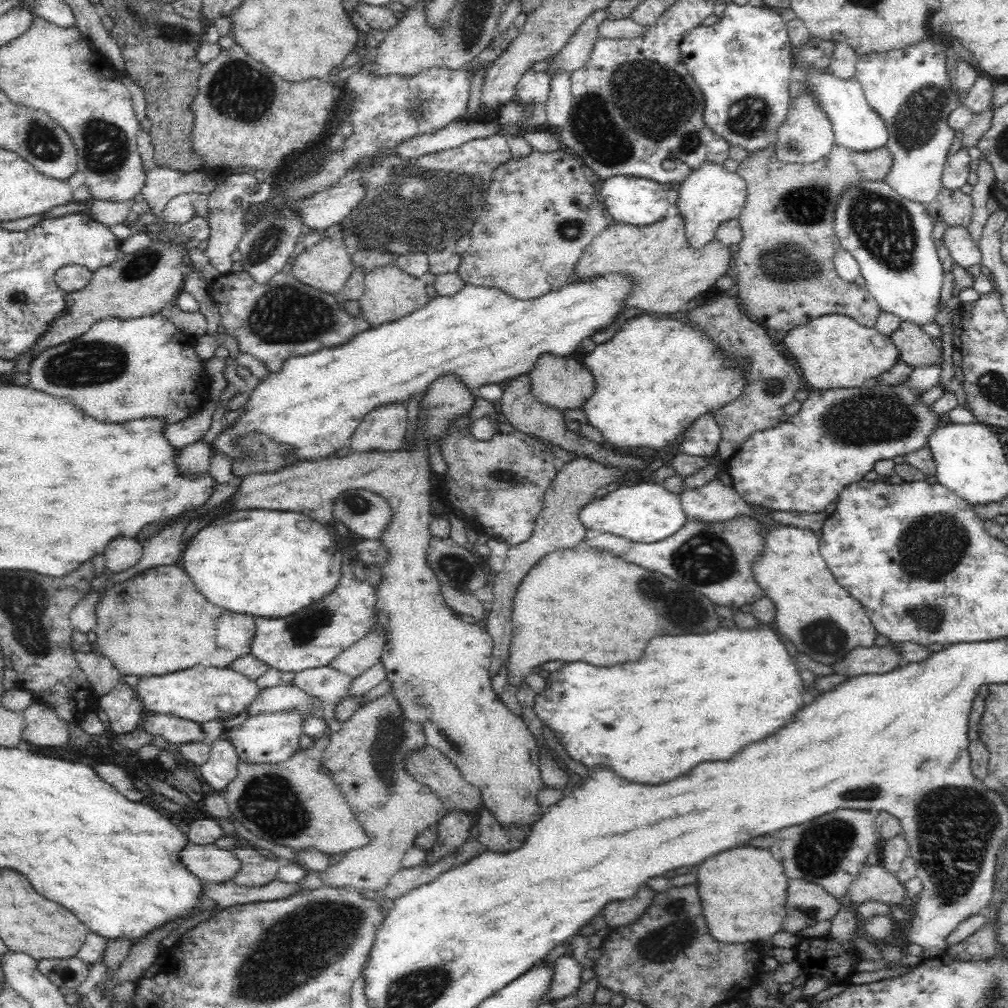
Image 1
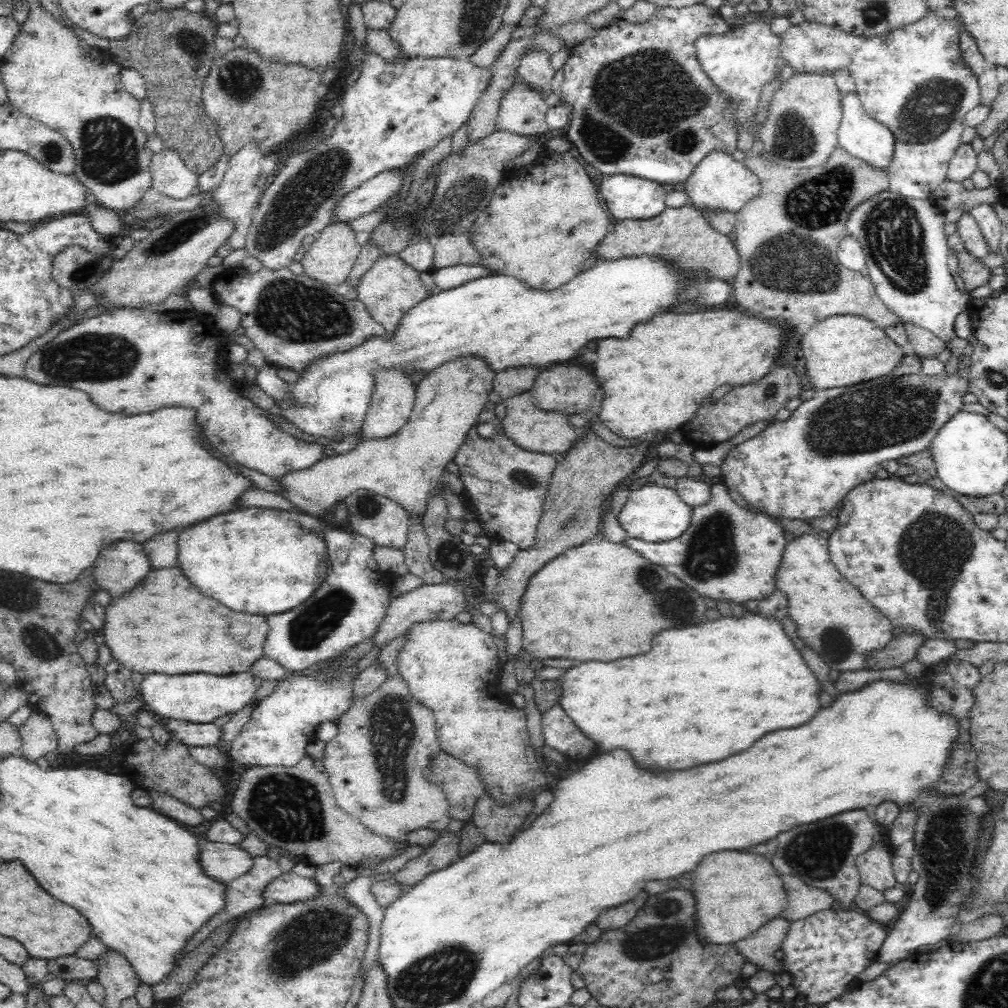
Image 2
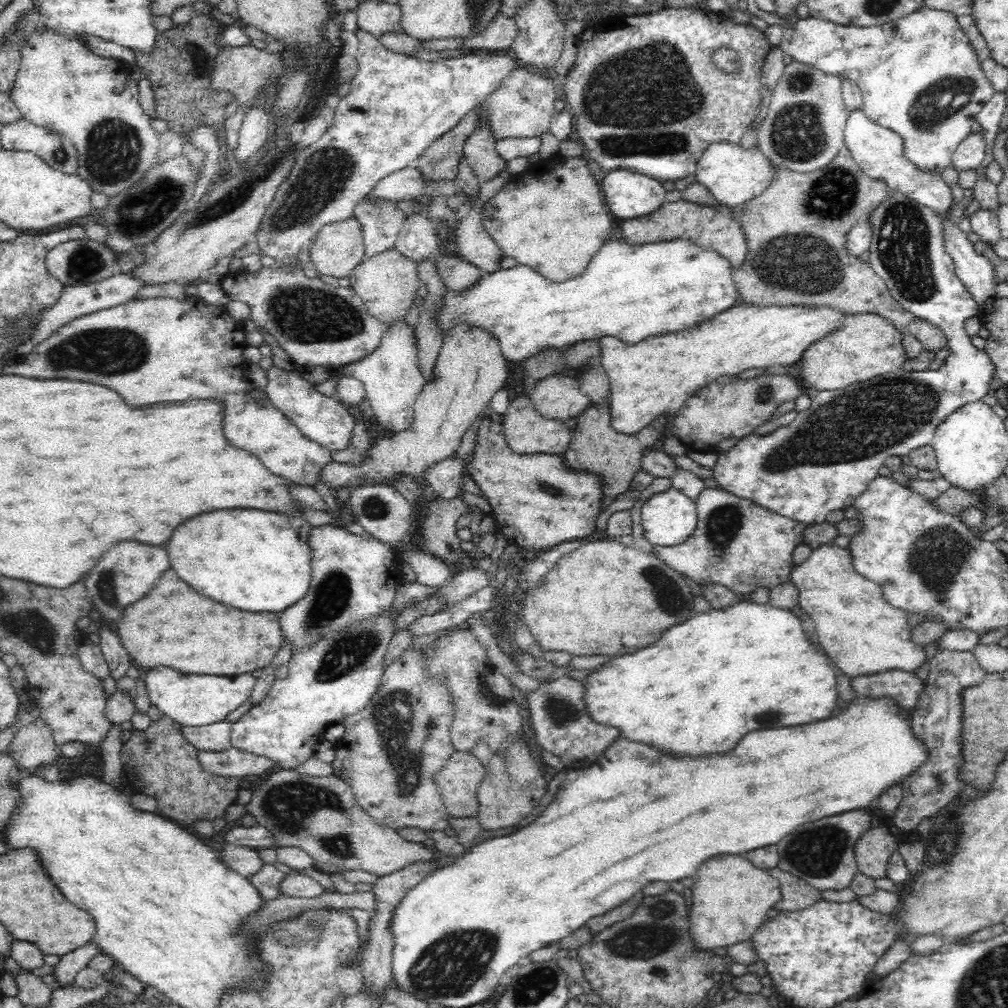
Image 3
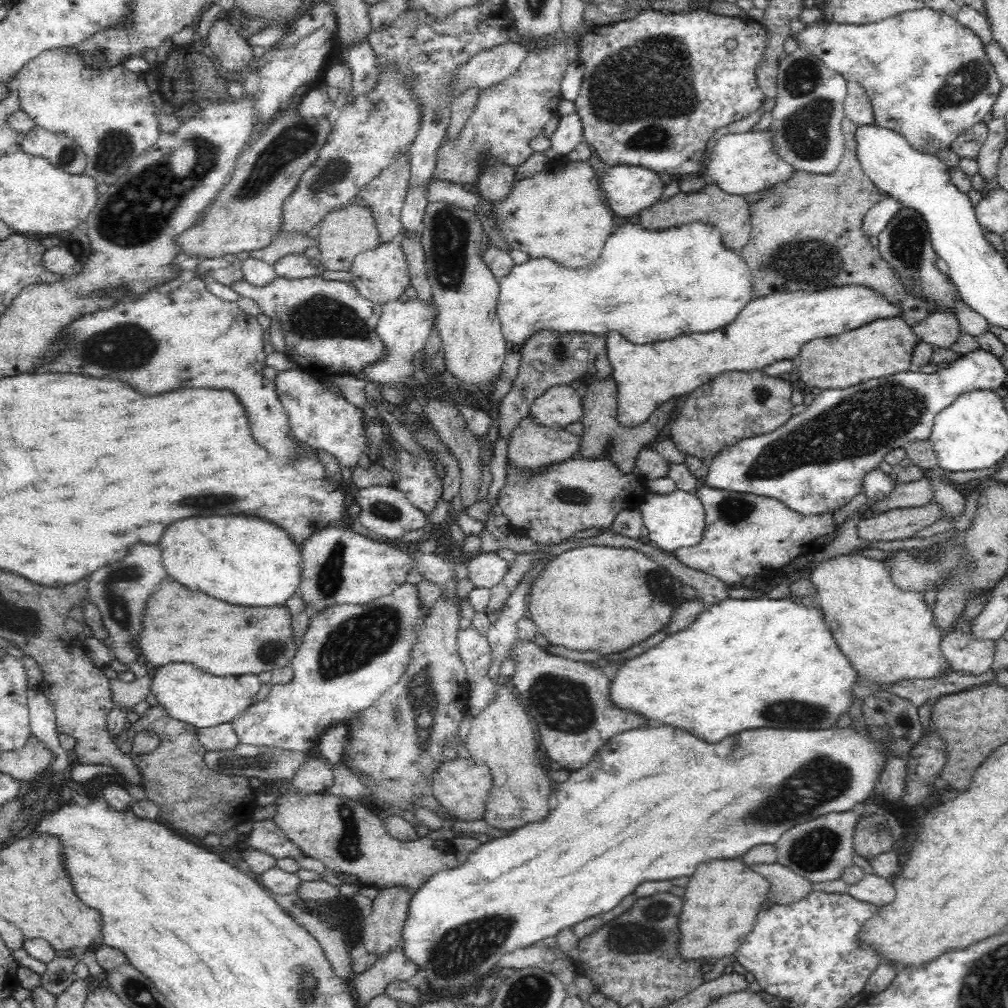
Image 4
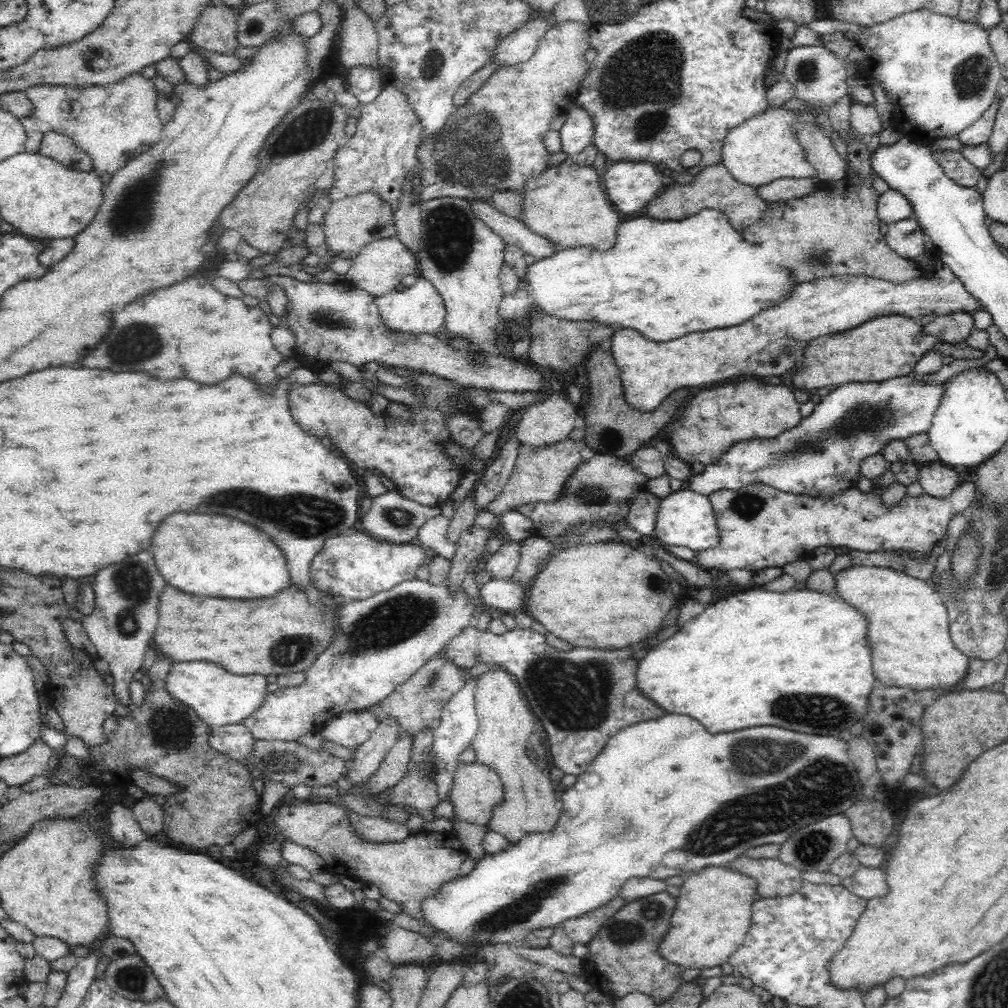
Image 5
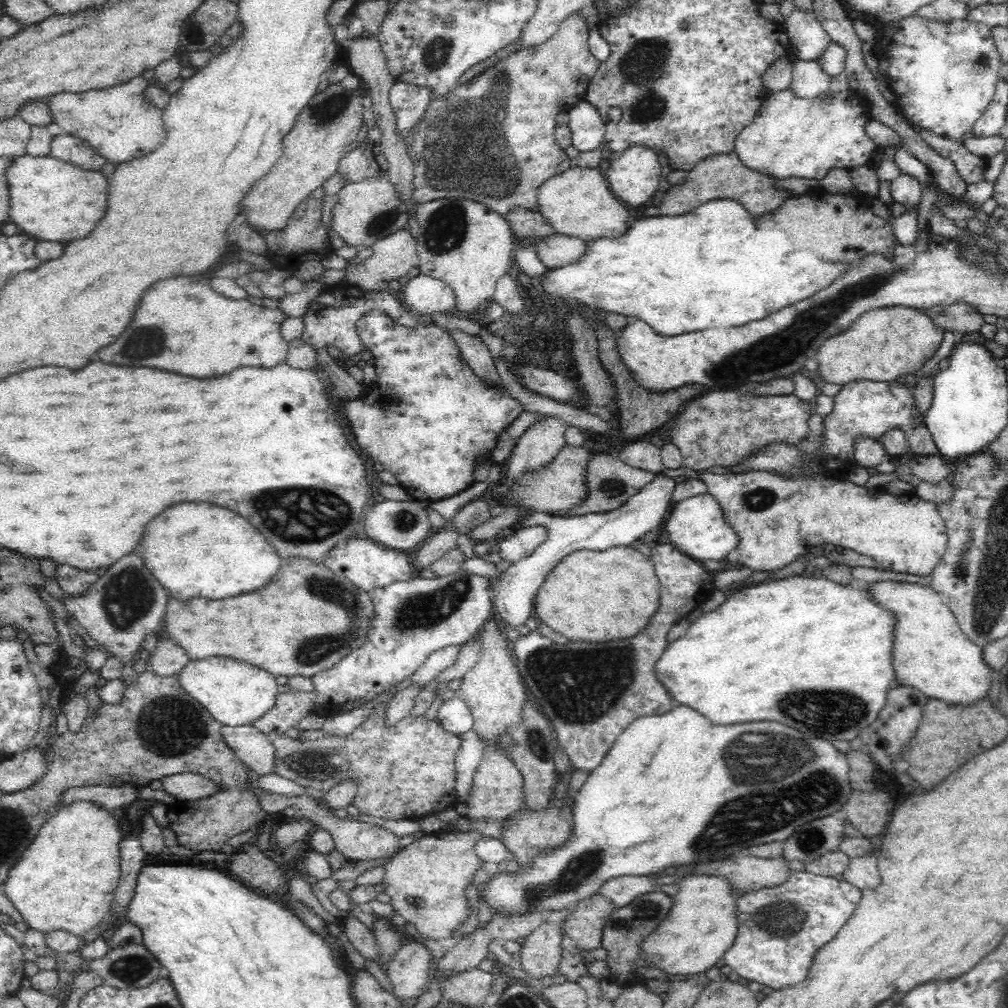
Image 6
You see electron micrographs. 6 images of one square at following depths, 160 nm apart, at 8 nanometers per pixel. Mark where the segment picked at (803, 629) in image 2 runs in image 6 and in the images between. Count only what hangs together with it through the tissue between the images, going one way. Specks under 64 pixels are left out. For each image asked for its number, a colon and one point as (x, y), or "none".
3: (864, 634)
4: (890, 635)
5: (908, 622)
6: (933, 656)

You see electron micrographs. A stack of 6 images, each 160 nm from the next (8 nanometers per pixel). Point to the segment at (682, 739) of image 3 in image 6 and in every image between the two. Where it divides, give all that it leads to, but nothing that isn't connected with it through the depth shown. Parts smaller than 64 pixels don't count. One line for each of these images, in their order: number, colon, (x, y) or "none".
4: (743, 663)
5: (799, 660)
6: (806, 652)

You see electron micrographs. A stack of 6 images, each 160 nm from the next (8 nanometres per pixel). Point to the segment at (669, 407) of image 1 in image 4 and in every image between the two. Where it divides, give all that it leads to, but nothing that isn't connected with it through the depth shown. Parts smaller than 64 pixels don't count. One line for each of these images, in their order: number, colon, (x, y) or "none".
2: (654, 381)
3: (657, 374)
4: (774, 328)

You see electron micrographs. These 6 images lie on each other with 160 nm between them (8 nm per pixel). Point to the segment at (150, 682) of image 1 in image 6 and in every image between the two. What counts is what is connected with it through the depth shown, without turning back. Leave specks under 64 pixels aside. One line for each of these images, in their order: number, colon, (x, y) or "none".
2: (200, 697)
3: (192, 700)
4: (203, 700)
5: (218, 697)
6: (235, 693)

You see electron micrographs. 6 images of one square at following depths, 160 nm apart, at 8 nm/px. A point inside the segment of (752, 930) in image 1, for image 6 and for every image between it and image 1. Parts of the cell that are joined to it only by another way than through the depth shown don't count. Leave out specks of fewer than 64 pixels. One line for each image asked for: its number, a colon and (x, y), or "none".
2: (735, 893)
3: (731, 896)
4: (723, 899)
5: (714, 912)
6: (702, 925)

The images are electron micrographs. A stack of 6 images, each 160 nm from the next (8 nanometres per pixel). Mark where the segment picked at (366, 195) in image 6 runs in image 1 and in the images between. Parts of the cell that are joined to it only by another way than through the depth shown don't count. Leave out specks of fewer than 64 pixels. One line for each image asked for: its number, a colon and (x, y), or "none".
1: (327, 266)
2: (329, 259)
3: (337, 248)
4: (343, 235)
5: (356, 220)

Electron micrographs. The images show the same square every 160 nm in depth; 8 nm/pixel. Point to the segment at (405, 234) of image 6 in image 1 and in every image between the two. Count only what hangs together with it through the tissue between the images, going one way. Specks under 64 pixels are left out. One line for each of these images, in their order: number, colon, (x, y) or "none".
1: (389, 293)
2: (389, 289)
3: (387, 282)
4: (381, 274)
5: (380, 266)

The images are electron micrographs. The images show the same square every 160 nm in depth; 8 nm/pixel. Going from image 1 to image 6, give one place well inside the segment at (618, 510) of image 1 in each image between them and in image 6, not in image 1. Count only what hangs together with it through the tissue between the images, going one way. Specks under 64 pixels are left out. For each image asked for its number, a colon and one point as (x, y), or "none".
2: (656, 514)
3: (668, 517)
4: (676, 520)
5: (683, 518)
6: (695, 526)

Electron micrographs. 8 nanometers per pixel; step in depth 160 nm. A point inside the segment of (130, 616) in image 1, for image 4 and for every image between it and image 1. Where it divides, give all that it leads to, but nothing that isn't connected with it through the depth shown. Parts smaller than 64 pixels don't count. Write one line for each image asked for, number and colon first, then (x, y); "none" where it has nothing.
2: (164, 625)
3: (172, 626)
4: (225, 640)

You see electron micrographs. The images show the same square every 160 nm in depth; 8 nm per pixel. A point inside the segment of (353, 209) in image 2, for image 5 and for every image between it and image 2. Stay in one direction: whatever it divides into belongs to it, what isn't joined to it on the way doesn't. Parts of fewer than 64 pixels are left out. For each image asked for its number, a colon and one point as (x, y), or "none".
3: (406, 184)
4: (437, 190)
5: (512, 231)

